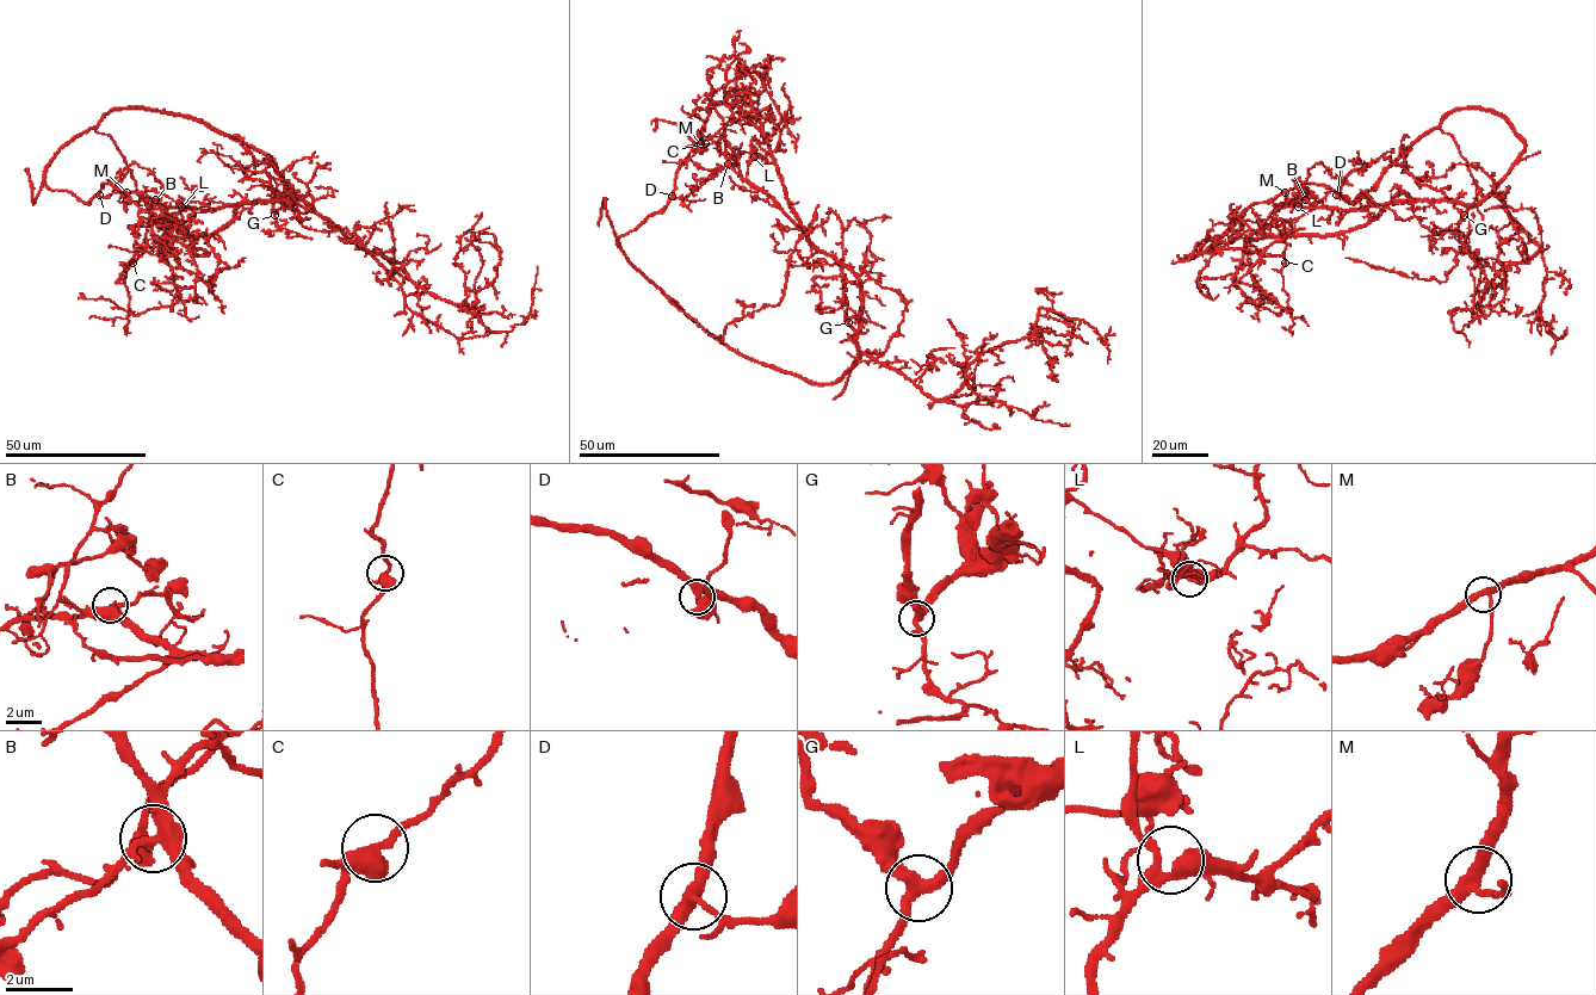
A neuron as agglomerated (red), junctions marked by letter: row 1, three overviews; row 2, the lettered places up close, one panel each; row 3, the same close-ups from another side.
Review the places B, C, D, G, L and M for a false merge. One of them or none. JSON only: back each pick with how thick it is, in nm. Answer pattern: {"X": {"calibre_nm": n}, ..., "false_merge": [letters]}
{"false_merge": []}

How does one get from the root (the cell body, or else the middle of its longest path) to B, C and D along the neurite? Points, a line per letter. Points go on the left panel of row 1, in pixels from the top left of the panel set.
B: (241, 143), (270, 161), (286, 204), (257, 199), (200, 210), (167, 208), (155, 199)
C: (241, 143), (267, 158), (286, 203), (167, 208), (147, 228), (143, 253), (132, 263)
D: (241, 143), (184, 116), (113, 107), (68, 141), (44, 175), (49, 189), (70, 191), (84, 203), (99, 195)

